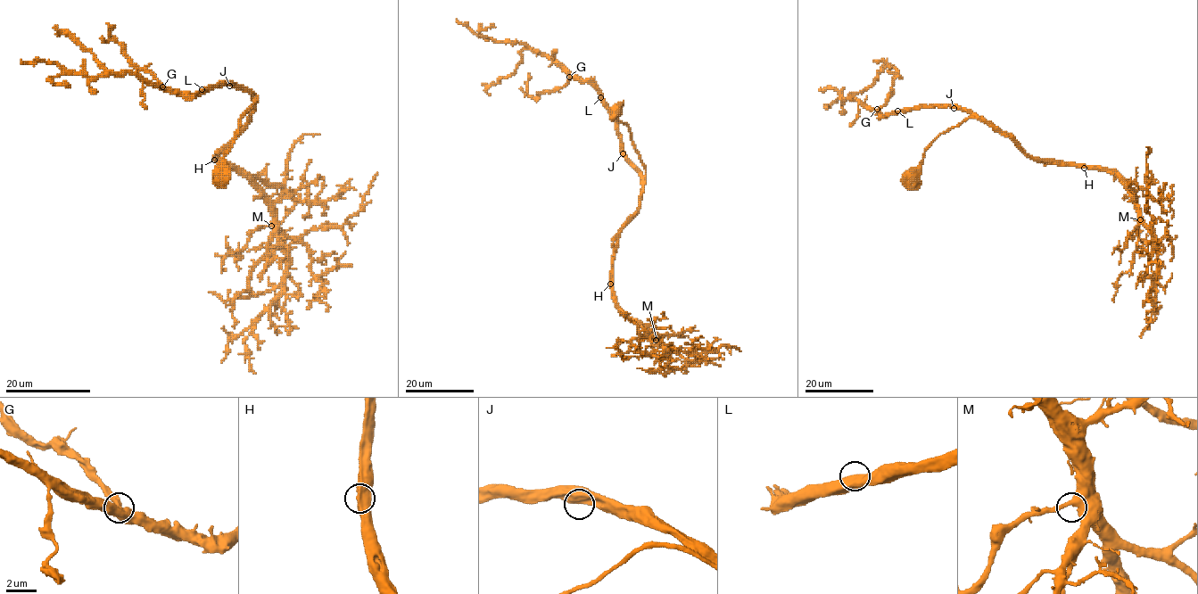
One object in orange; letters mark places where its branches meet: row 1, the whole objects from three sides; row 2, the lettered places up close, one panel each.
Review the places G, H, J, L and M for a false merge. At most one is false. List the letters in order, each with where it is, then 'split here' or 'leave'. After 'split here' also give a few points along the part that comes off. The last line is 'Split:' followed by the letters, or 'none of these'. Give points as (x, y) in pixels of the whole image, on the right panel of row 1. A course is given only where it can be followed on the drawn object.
G: at (877, 109); leave
H: at (1084, 168); leave
J: at (954, 108); leave
L: at (897, 111); leave
M: at (1140, 219); leave
Split: none of these

